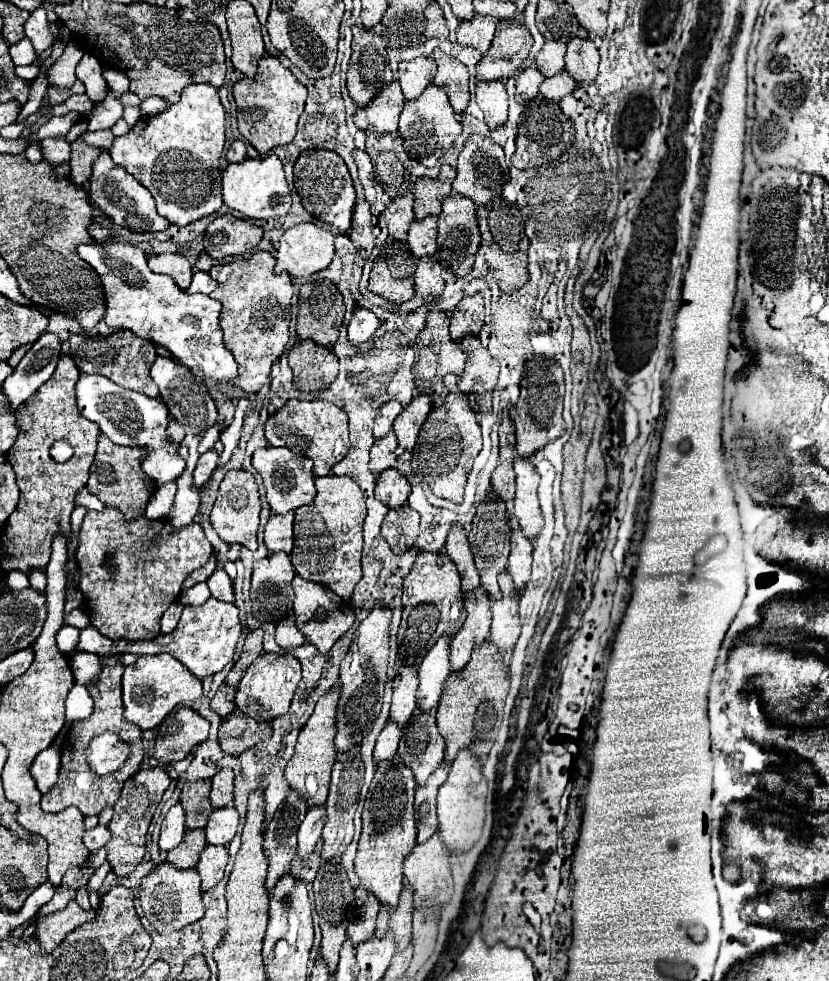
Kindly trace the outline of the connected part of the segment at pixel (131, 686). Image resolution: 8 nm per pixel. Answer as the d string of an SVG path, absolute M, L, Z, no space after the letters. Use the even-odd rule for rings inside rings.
M170 654L140 656L132 666L124 668L122 676L124 718L130 720L132 724L138 724L142 730L156 728L178 704L200 696L202 696L202 682L194 678L192 672Z

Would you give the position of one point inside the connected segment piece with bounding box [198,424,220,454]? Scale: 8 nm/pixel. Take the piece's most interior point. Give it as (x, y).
(213, 434)

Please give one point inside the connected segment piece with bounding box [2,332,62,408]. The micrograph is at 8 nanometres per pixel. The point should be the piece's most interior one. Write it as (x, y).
(36, 367)

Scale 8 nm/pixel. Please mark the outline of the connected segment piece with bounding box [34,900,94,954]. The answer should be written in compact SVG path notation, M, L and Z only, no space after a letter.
M72 900L64 910L58 910L58 912L52 912L52 914L40 918L38 924L36 924L34 938L38 940L40 950L44 954L50 954L50 952L54 952L58 948L58 944L72 930L76 930L78 926L82 926L86 922L92 922L92 920L94 920L92 910L86 912Z

